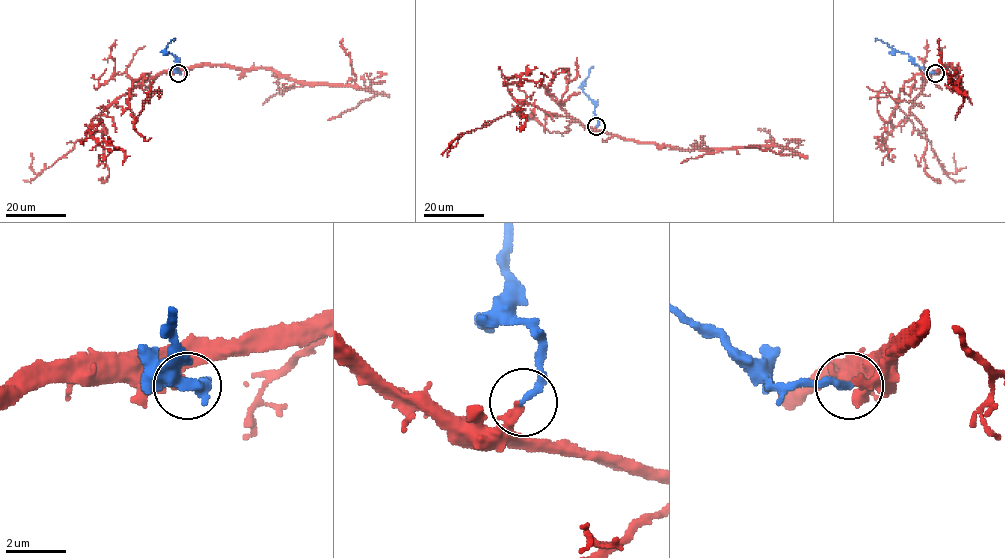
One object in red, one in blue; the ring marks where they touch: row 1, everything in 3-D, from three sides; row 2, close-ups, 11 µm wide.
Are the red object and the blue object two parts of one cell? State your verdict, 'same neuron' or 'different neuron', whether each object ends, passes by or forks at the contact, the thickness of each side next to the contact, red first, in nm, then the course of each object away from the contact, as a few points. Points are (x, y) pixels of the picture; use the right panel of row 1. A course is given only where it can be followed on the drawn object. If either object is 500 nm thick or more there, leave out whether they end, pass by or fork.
different neuron | red ends | blue ends | 260/240 nm | red via (936, 72), (944, 66), (958, 68), (959, 78), (955, 84), (963, 103), (955, 119) | blue via (935, 72), (928, 72), (907, 54), (875, 39)

